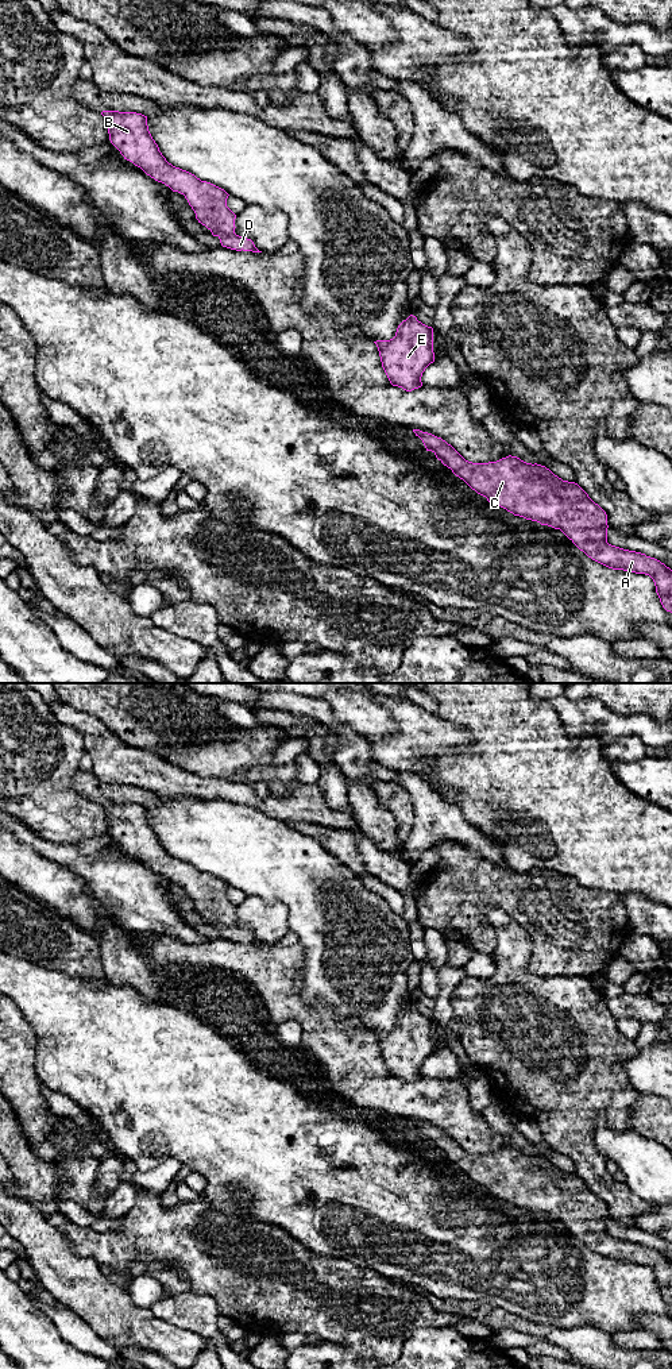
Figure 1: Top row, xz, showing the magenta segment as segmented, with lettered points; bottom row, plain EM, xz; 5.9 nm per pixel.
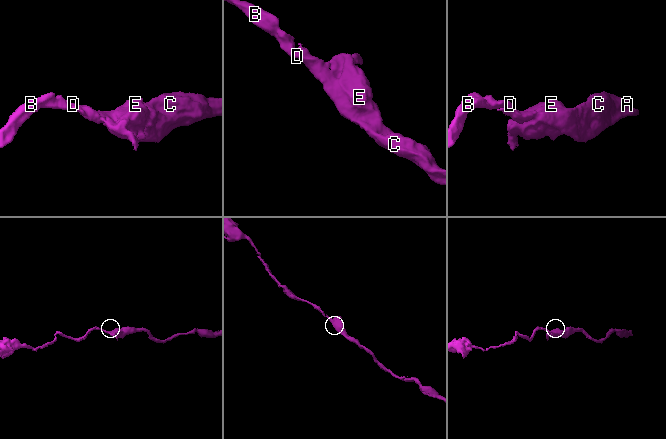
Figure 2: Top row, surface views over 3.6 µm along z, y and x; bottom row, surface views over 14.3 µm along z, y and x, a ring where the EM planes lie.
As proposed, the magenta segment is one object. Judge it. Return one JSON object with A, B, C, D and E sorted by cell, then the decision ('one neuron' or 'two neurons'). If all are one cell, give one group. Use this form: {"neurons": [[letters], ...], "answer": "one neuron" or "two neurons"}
{"neurons": [["A", "B", "C", "D", "E"]], "answer": "one neuron"}

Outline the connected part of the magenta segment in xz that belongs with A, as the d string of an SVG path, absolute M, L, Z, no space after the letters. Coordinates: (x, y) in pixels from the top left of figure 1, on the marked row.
M413 429L413 432L422 440L426 451L432 451L444 466L478 494L486 497L490 504L501 506L514 516L560 529L588 558L609 568L649 575L654 582L663 608L672 613L672 570L645 554L609 544L606 512L578 483L563 481L545 466L526 463L511 455L497 462L472 463L441 437L420 429Z

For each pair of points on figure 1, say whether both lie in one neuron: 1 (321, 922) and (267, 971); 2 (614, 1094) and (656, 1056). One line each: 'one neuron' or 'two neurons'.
1: two neurons
2: two neurons

